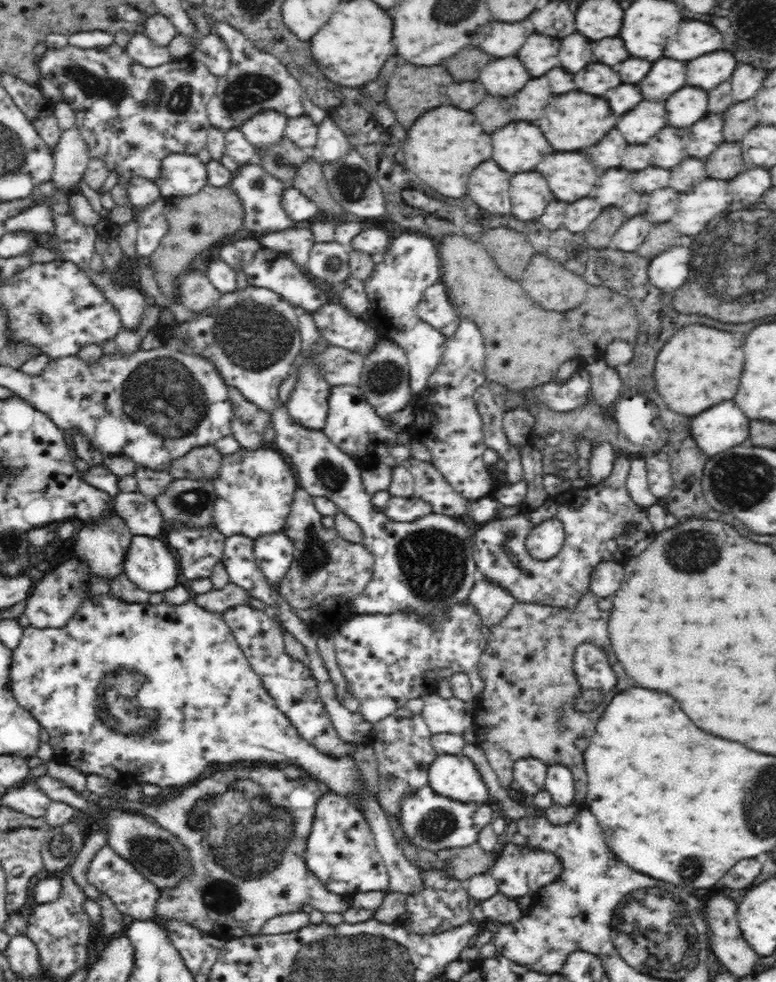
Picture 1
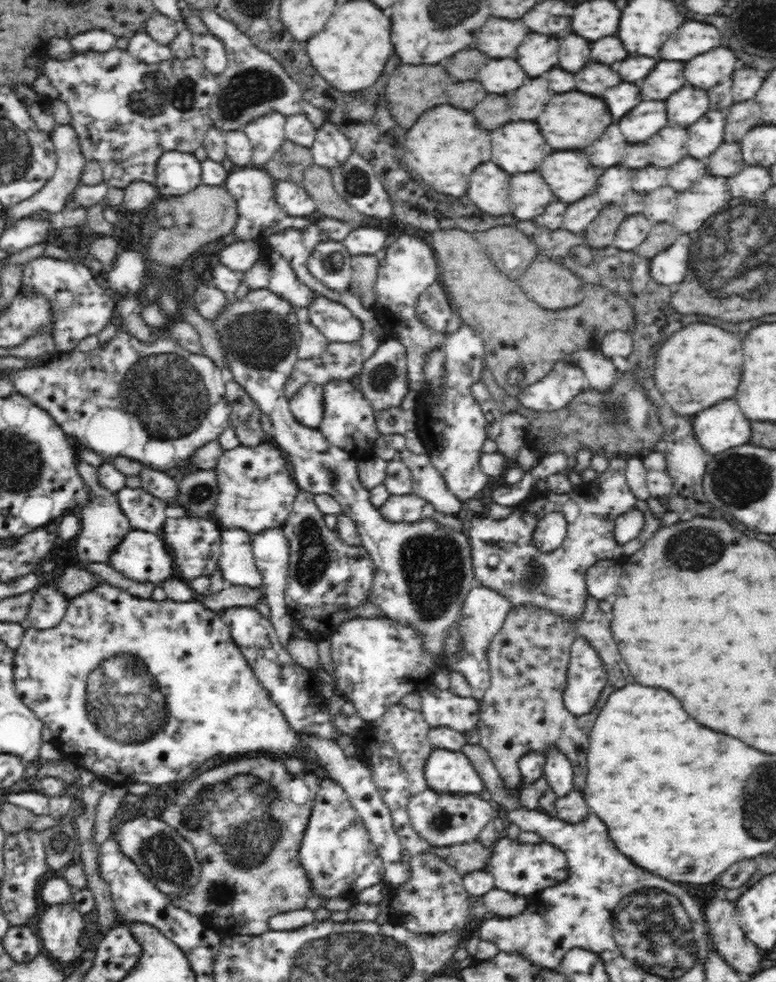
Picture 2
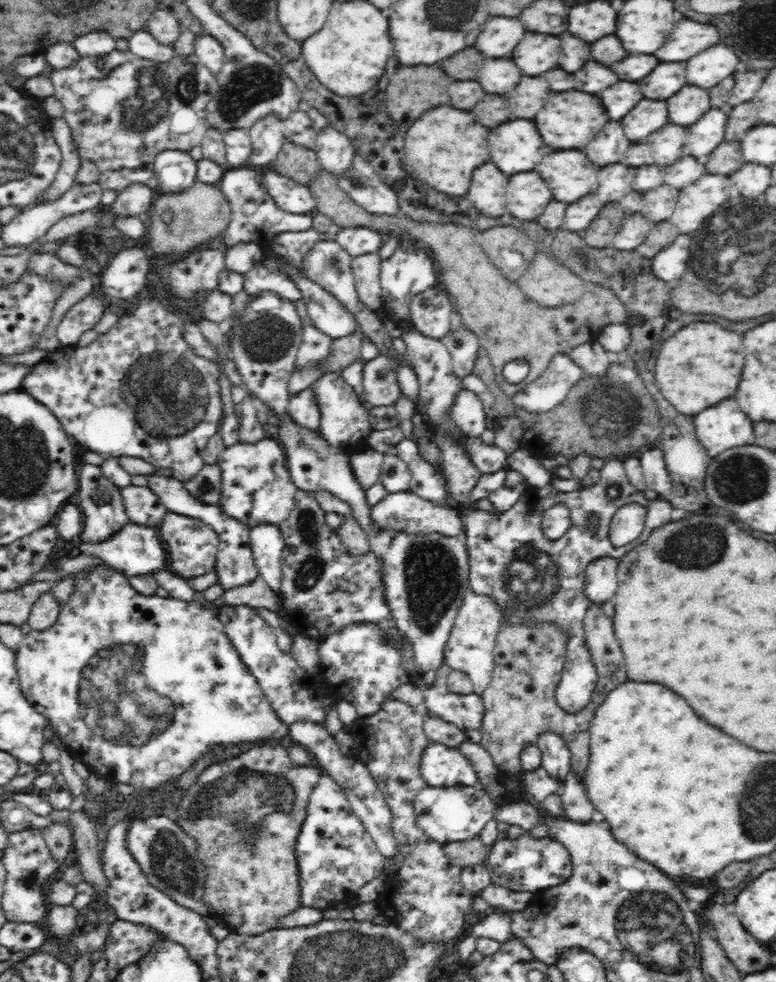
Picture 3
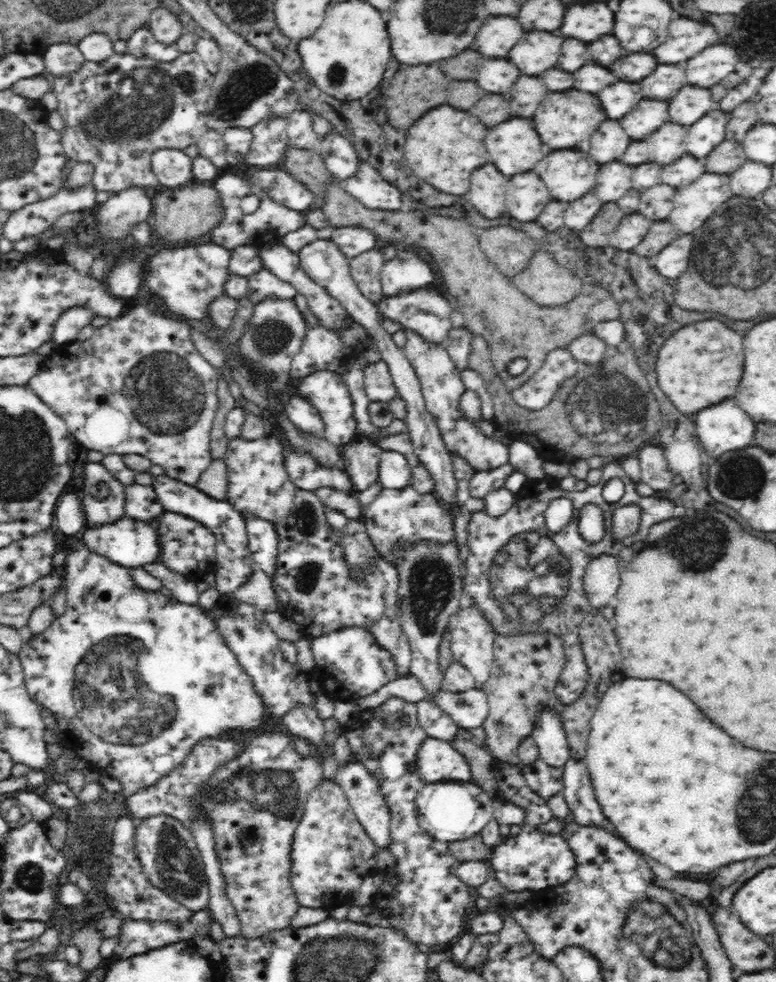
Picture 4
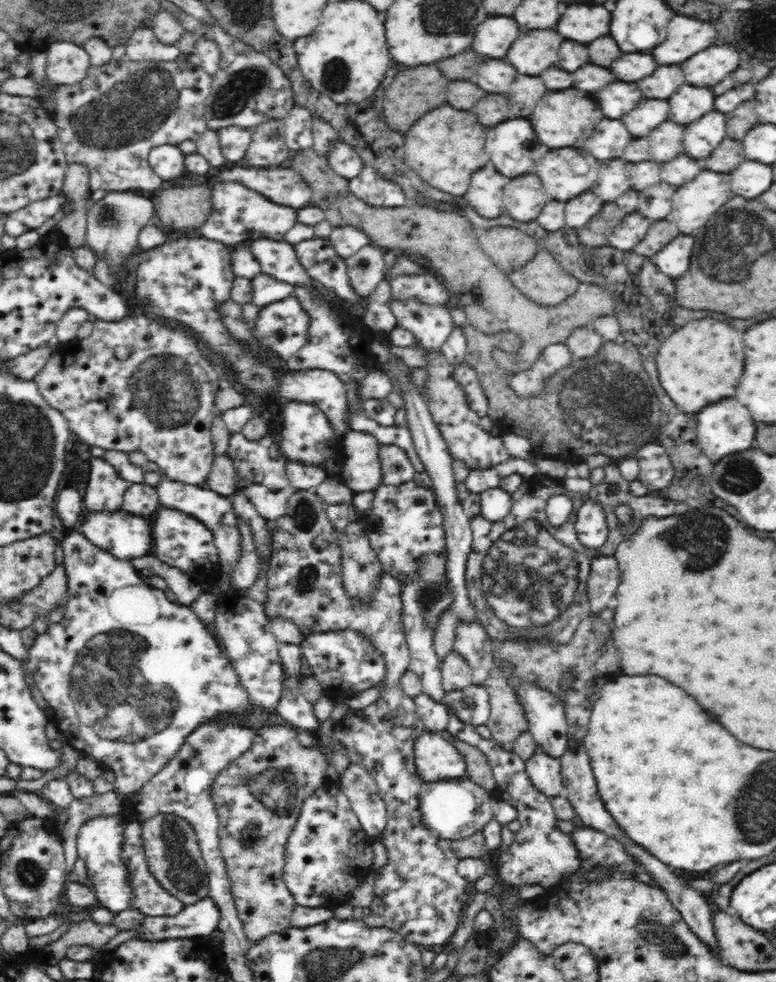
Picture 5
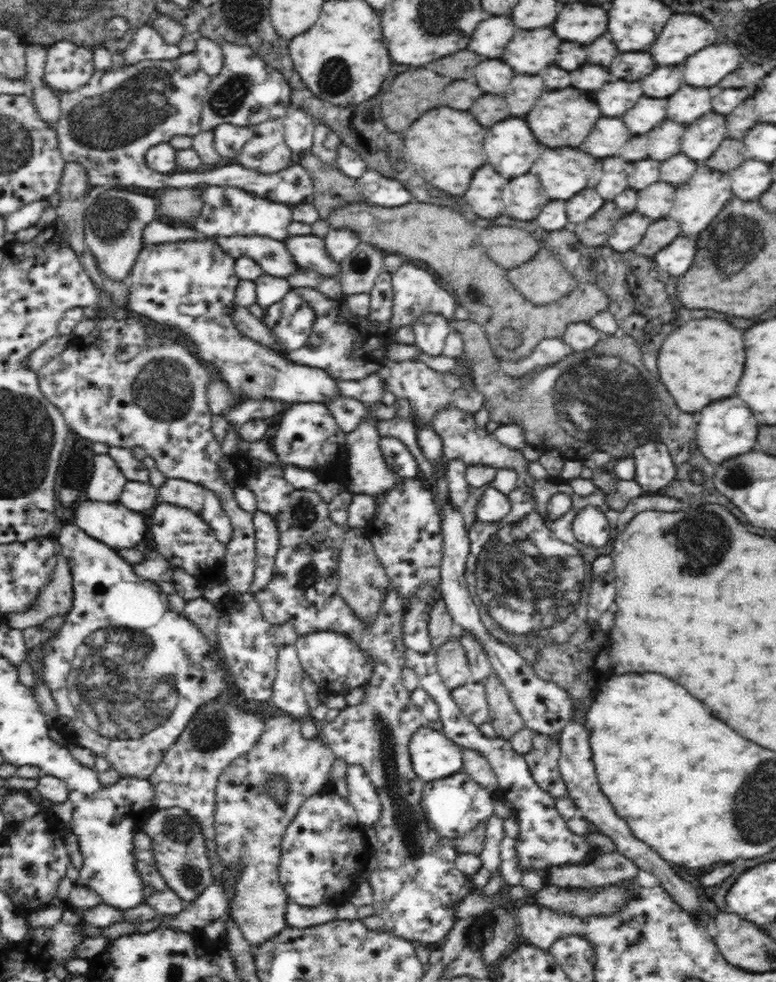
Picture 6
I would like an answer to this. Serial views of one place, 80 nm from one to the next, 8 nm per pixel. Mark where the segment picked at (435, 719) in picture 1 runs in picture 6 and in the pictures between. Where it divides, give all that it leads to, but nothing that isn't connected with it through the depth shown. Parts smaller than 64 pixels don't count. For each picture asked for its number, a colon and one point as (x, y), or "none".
2: (440, 708)
3: (465, 711)
4: (469, 709)
5: (471, 705)
6: (471, 698)

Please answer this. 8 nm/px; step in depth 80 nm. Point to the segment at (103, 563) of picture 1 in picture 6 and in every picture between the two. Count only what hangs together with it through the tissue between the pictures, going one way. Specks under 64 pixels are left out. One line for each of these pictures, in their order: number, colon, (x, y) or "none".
2: (104, 526)
3: (103, 514)
4: (103, 497)
5: (105, 491)
6: (107, 483)

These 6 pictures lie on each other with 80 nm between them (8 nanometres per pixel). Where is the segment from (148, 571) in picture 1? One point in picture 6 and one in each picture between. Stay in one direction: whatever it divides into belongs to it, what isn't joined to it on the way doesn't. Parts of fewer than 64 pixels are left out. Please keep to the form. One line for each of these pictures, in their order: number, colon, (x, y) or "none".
2: (142, 556)
3: (135, 550)
4: (131, 543)
5: (126, 536)
6: (121, 528)

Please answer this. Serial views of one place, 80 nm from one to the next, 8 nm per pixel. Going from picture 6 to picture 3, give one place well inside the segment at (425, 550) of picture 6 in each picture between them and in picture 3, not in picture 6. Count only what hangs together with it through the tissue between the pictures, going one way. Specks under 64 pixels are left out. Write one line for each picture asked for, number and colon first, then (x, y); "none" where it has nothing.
3: (406, 511)
4: (397, 516)
5: (403, 523)

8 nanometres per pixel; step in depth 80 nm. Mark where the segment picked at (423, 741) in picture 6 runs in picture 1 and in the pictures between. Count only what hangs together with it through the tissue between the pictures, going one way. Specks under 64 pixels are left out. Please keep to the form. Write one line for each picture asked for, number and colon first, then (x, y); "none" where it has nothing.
1: (454, 776)
2: (446, 771)
3: (441, 766)
4: (437, 761)
5: (436, 759)

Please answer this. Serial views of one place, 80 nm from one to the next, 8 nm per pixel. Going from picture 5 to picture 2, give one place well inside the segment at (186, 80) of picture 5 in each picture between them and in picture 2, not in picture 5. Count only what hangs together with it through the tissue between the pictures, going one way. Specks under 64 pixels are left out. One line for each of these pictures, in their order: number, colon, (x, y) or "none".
2: (127, 113)
3: (120, 117)
4: (116, 115)

